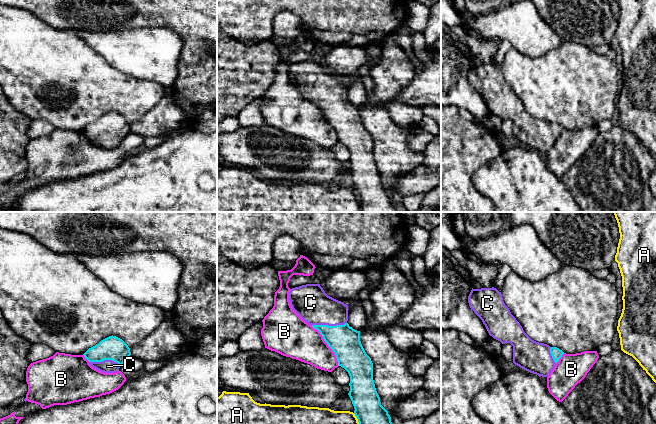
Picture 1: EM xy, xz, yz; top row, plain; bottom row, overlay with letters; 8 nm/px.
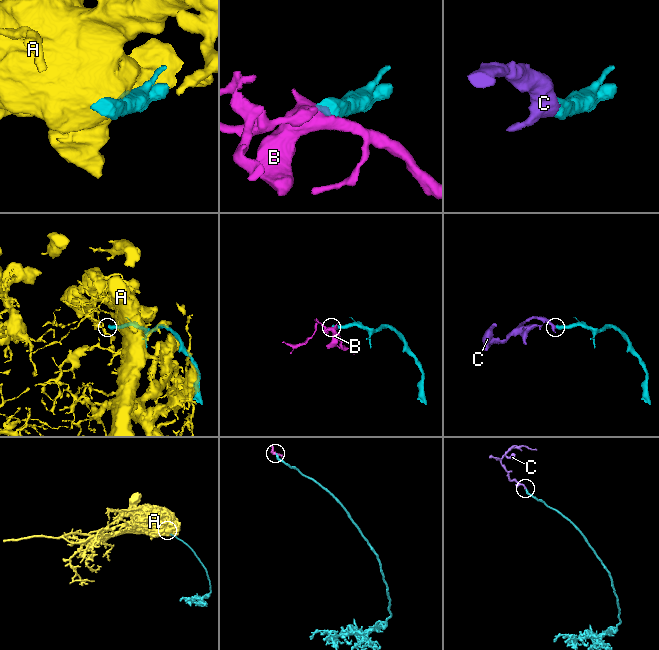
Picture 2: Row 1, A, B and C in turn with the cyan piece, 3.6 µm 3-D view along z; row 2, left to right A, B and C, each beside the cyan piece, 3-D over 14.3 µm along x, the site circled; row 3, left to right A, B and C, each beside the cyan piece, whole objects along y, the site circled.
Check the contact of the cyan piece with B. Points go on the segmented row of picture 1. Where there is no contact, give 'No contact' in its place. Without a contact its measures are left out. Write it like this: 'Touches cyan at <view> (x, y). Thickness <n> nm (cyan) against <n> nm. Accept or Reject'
Touches cyan at xz (328, 345). Thickness 240 nm (cyan) against 300 nm. Reject

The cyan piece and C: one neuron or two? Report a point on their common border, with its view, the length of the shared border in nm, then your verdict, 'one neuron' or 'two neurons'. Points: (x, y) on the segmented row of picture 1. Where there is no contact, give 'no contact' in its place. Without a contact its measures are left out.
xz (329, 326) | 280 nm | one neuron

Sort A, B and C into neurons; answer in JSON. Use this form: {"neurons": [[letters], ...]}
{"neurons": [["A"], ["B"], ["C"]]}

